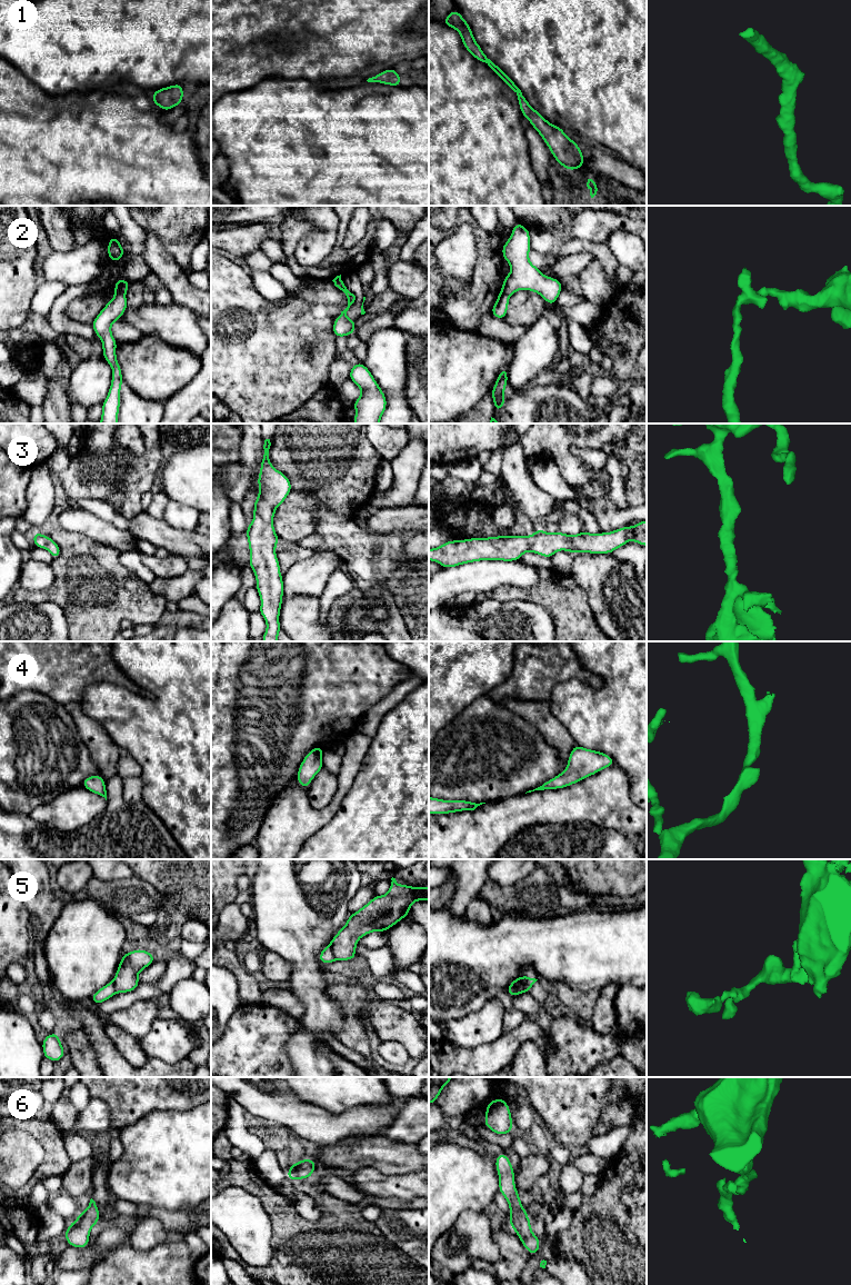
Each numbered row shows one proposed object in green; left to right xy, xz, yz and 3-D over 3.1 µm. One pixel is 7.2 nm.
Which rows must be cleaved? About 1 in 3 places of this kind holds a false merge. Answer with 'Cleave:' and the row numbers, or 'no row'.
Cleave: 2, 5

